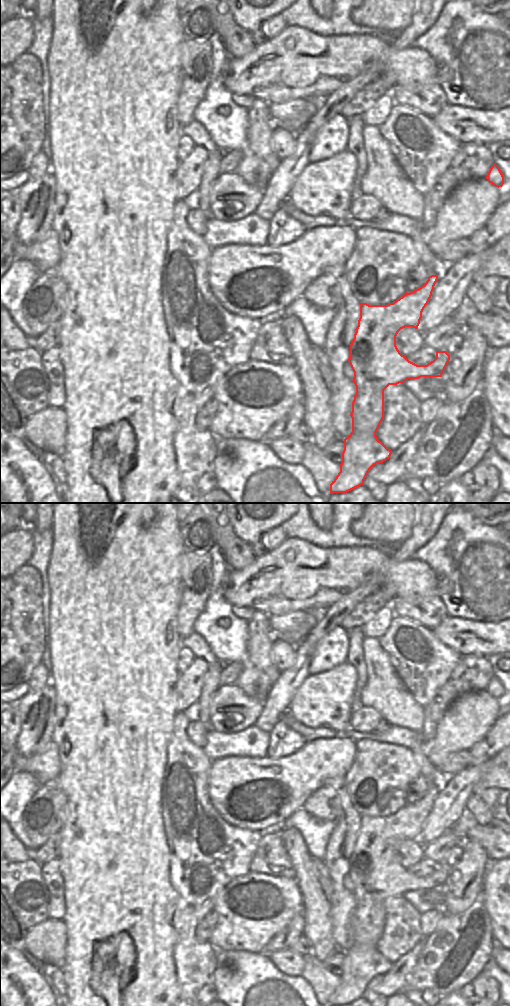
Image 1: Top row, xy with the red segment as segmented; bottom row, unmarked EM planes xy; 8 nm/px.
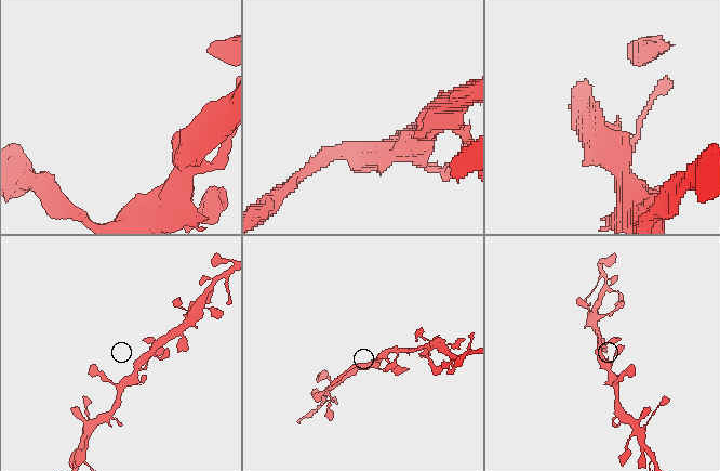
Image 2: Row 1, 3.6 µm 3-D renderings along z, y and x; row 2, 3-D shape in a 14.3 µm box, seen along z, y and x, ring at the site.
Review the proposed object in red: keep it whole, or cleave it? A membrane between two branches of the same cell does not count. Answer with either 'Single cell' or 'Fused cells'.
Single cell

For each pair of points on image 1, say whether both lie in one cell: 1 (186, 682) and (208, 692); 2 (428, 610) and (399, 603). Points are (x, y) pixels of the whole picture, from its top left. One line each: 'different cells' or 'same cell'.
1: different cells
2: same cell

